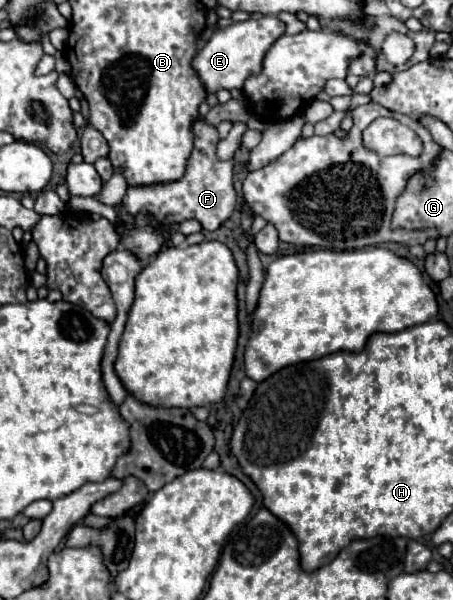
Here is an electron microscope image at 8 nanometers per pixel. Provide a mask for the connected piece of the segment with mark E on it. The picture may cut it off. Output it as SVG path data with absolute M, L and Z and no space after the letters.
M261 16L259 20L249 18L245 22L229 24L227 28L217 28L209 42L193 56L191 66L203 82L207 94L215 94L221 88L241 88L247 76L261 70L261 60L271 44L273 42L269 42L269 16Z

